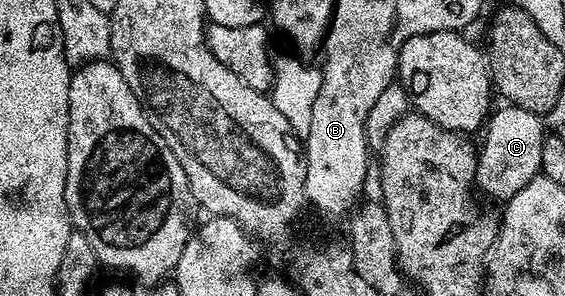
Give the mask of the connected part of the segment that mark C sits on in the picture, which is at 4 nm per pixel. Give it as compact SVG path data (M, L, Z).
M511 104L498 107L490 114L484 128L484 142L480 144L478 163L475 165L475 185L477 189L505 202L519 193L534 178L541 173L543 142L548 129L545 128L539 113L524 110Z

